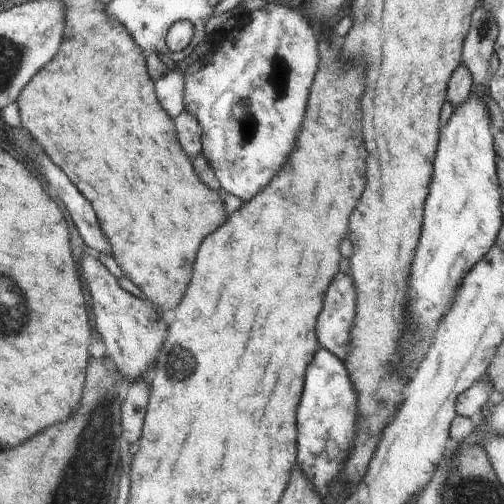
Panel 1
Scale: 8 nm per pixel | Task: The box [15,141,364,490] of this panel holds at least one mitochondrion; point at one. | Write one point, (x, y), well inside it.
(182, 363)

